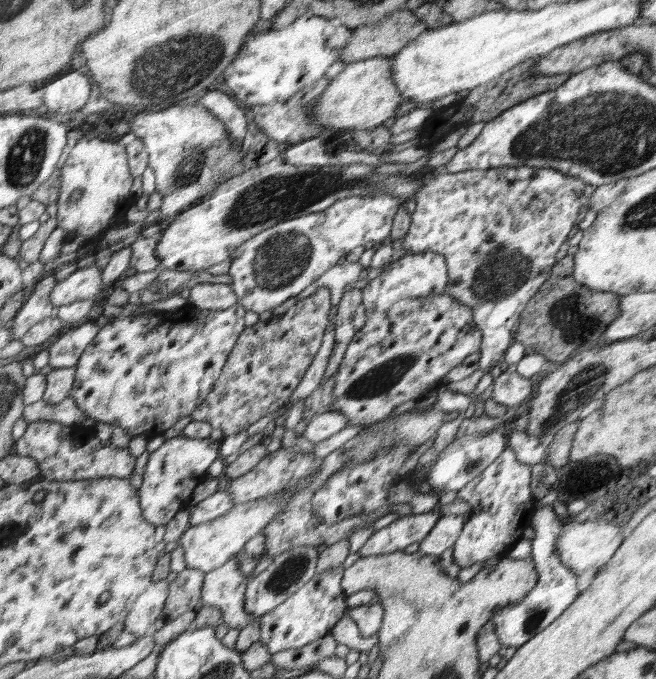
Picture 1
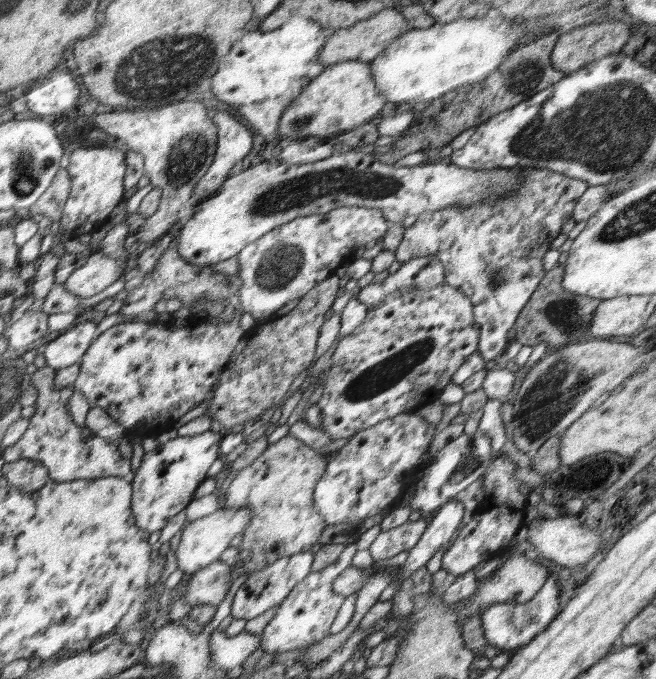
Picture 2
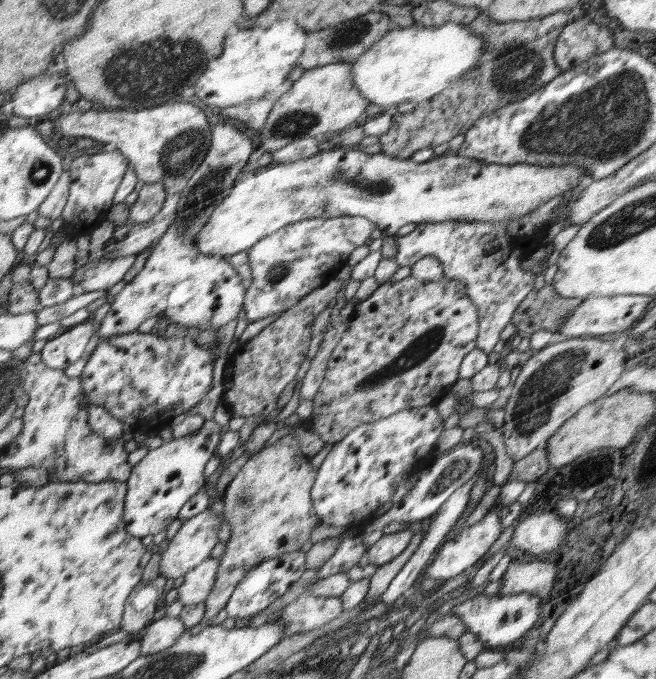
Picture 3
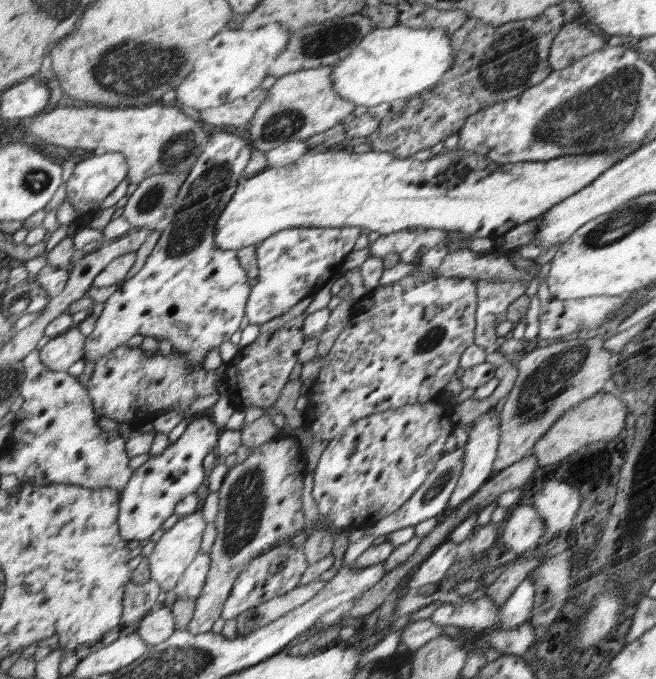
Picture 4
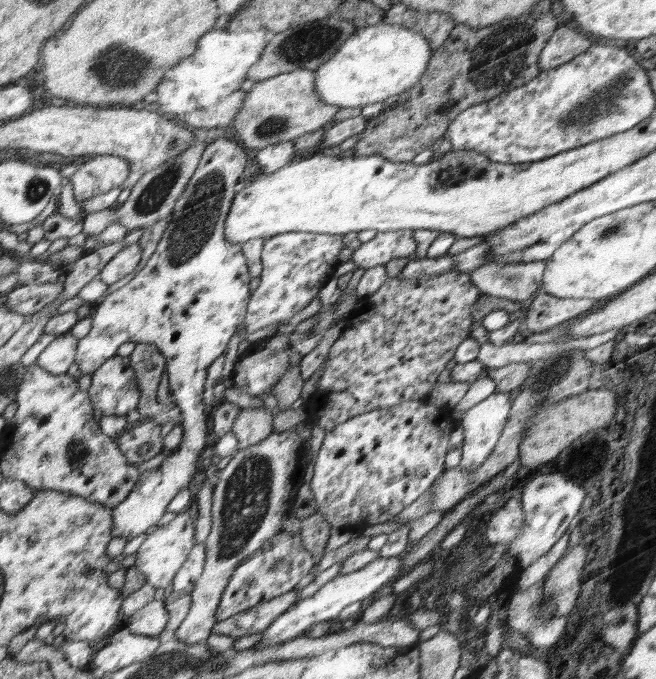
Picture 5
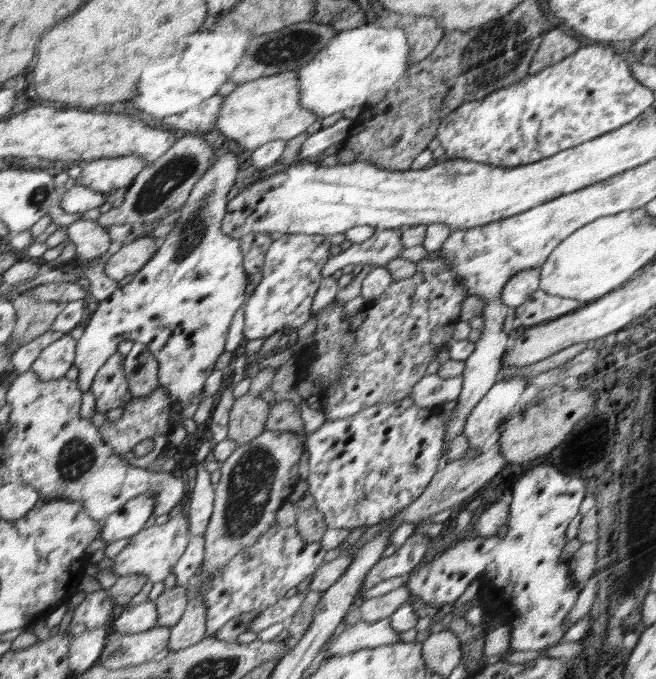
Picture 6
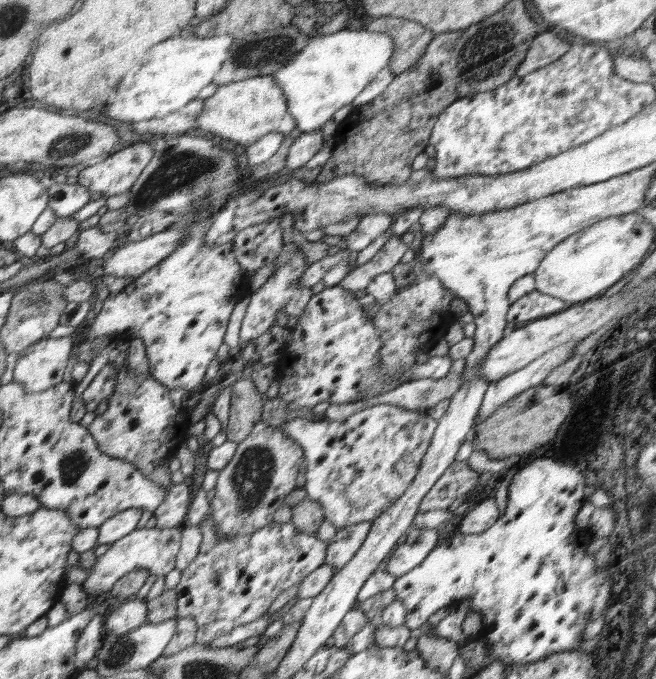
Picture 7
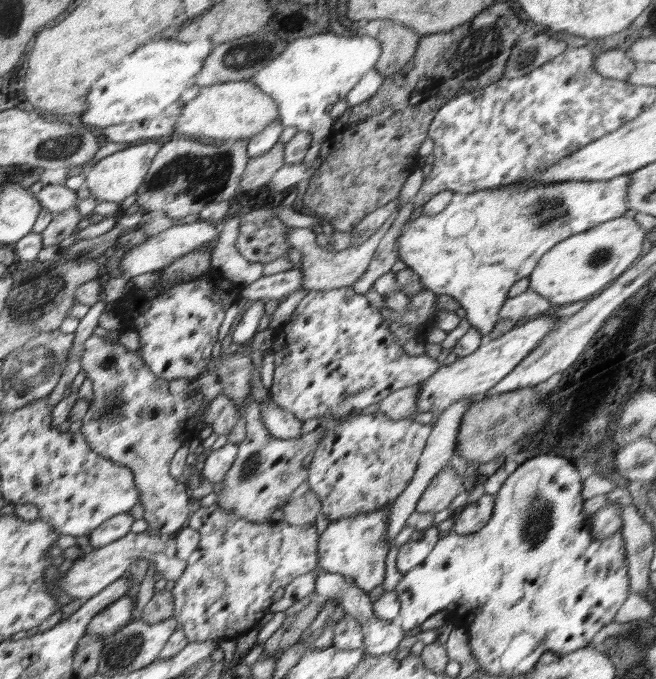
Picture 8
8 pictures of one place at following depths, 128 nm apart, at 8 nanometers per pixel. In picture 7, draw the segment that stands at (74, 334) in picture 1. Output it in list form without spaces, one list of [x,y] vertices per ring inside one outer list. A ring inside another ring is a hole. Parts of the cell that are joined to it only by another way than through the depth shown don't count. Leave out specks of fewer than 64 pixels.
[[[69,335],[61,338],[42,339],[37,346],[30,346],[20,354],[16,366],[14,366],[13,382],[23,382],[28,393],[40,393],[56,386],[63,381],[68,358],[71,356],[74,345],[75,339]]]

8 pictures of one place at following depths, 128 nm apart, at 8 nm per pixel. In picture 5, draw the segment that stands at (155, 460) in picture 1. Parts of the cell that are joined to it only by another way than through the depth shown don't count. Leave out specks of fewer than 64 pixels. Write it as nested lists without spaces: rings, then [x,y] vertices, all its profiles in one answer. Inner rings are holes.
[[[219,138],[207,145],[192,179],[188,181],[186,189],[177,200],[171,214],[172,219],[148,264],[126,285],[122,285],[105,297],[102,303],[94,306],[90,314],[91,330],[77,342],[75,365],[82,375],[93,374],[104,362],[120,354],[120,346],[128,346],[128,342],[154,344],[165,358],[171,400],[182,416],[180,424],[183,426],[183,437],[179,446],[173,451],[166,452],[167,459],[164,459],[157,469],[146,471],[126,500],[113,510],[112,534],[116,538],[132,539],[145,533],[150,526],[156,525],[167,511],[166,507],[172,497],[181,488],[187,488],[195,473],[201,468],[198,457],[208,440],[206,422],[209,420],[209,413],[200,396],[204,392],[206,370],[208,364],[212,364],[218,356],[224,354],[230,336],[236,332],[236,326],[242,322],[246,314],[248,298],[251,298],[248,288],[251,273],[243,256],[243,248],[241,244],[232,243],[226,237],[226,220],[231,210],[230,204],[234,204],[232,198],[235,198],[234,186],[238,184],[248,158],[244,148],[238,146],[234,140]]]

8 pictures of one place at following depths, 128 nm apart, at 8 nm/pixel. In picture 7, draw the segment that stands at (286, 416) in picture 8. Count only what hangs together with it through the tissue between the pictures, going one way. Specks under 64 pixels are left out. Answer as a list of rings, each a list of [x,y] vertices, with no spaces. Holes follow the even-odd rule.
[[[378,404],[345,421],[312,421],[291,415],[279,429],[307,450],[306,496],[319,502],[325,520],[342,528],[372,522],[410,488],[434,438],[438,420],[425,412]]]

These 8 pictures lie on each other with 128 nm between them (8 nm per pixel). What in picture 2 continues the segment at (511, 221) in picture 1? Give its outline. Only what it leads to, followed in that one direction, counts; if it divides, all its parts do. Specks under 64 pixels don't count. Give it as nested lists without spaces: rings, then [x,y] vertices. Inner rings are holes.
[[[520,169],[518,182],[520,187],[516,191],[499,196],[493,202],[483,202],[476,206],[451,206],[436,212],[430,210],[420,213],[414,224],[405,230],[404,239],[394,252],[395,260],[400,263],[431,255],[446,267],[446,284],[463,290],[474,303],[474,315],[480,327],[477,351],[485,362],[496,358],[508,346],[508,330],[514,326],[520,311],[544,278],[544,254],[560,236],[560,228],[564,222],[568,222],[576,200],[586,192],[586,182],[549,169]]]

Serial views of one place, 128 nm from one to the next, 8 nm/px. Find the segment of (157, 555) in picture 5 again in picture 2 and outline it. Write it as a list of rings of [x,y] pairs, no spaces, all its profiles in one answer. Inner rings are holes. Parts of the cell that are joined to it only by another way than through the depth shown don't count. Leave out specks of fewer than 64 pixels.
[[[226,508],[218,509],[216,513],[189,522],[180,531],[178,546],[175,554],[177,564],[184,573],[195,573],[197,570],[206,569],[208,565],[221,559],[221,554],[230,546],[230,541],[242,534],[246,529],[247,522],[251,521],[249,508]]]

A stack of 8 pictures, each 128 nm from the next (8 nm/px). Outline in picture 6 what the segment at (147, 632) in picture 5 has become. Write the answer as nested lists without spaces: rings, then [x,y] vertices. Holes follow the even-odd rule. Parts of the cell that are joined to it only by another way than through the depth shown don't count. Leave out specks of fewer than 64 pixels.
[[[150,599],[143,604],[130,608],[124,607],[124,610],[113,622],[110,632],[116,634],[138,634],[157,627],[159,624],[159,608],[156,601]]]

